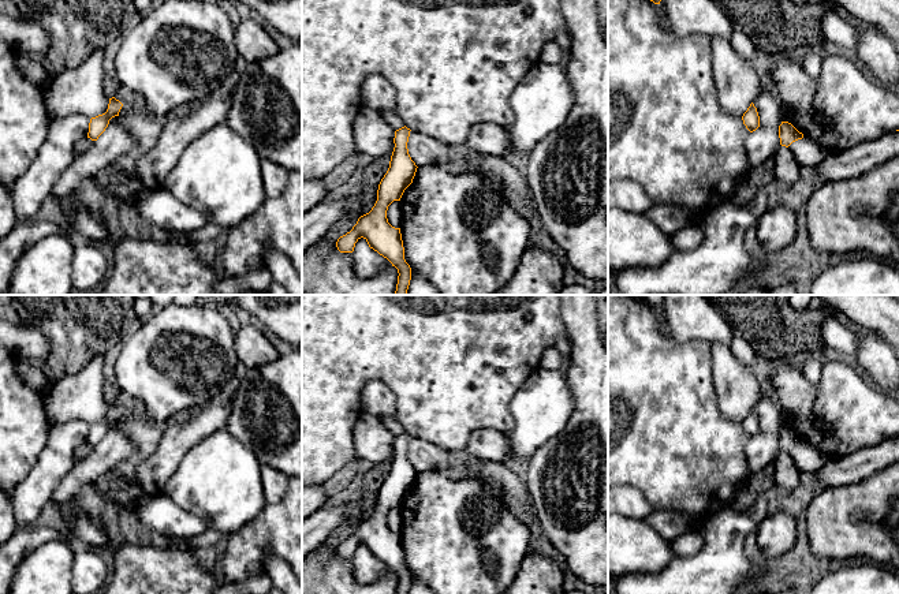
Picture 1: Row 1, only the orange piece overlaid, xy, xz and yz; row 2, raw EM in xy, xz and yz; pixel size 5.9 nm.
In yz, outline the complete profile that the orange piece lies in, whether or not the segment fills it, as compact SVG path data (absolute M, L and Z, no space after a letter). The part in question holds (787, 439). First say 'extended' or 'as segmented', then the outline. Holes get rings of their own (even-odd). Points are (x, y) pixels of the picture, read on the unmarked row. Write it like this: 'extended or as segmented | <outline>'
as segmented | M782 427L779 432L780 451L788 453L792 448L802 445L803 440L799 438L791 429Z

